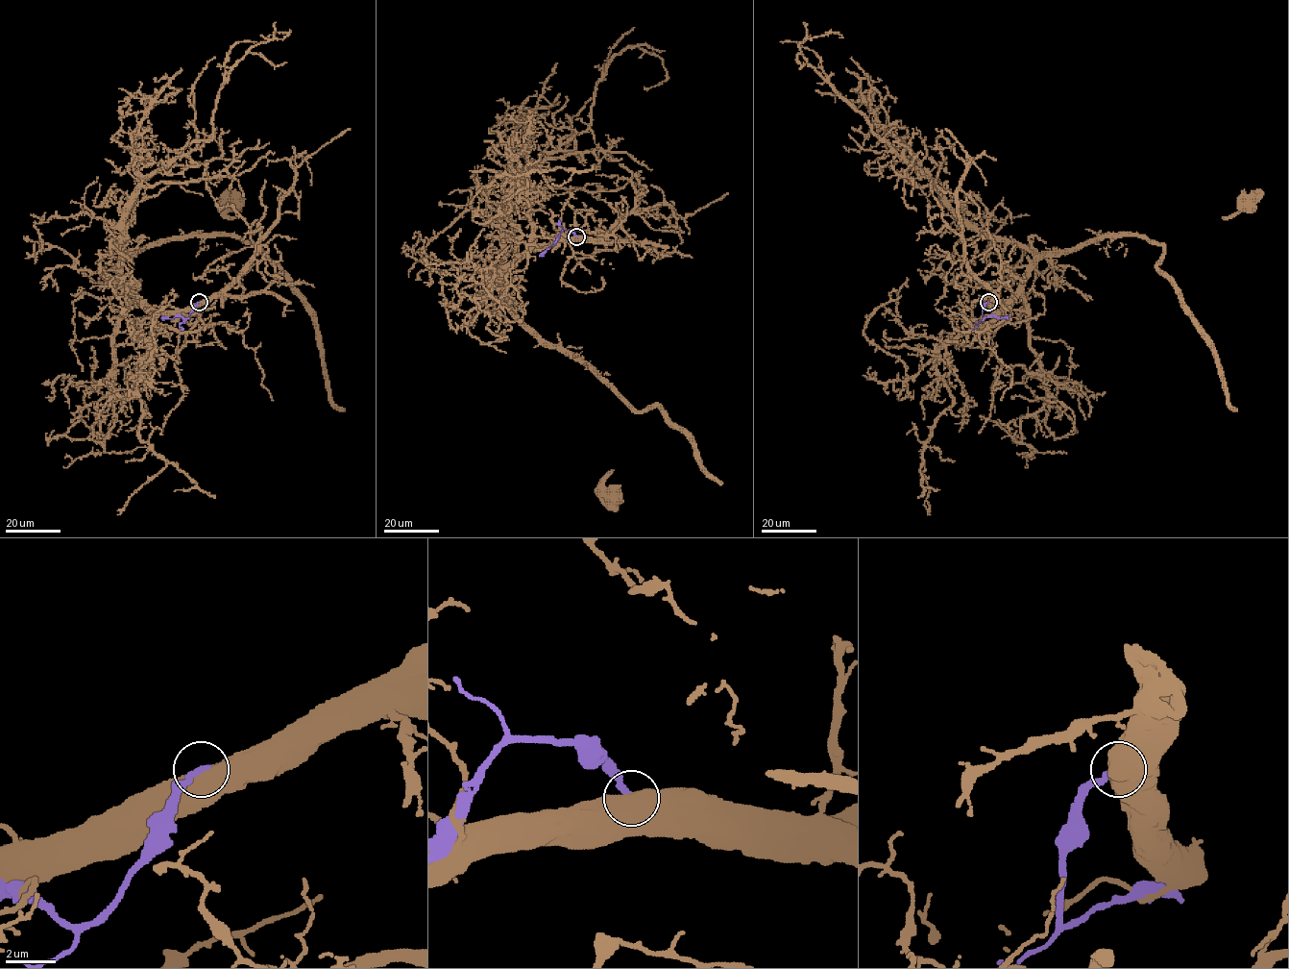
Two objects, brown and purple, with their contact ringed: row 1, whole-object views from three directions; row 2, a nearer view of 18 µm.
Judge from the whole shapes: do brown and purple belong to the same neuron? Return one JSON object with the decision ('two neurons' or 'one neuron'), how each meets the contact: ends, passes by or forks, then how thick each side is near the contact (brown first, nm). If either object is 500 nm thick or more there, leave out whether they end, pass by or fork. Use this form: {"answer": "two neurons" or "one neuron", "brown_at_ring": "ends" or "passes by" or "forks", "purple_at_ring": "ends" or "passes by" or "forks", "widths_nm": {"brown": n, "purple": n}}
{"answer": "two neurons", "widths_nm": {"brown": 800, "purple": 280}}

